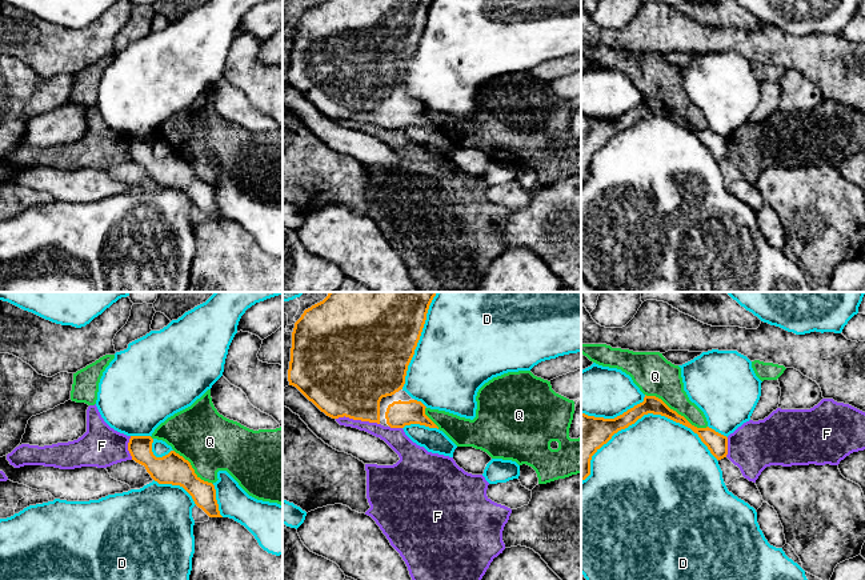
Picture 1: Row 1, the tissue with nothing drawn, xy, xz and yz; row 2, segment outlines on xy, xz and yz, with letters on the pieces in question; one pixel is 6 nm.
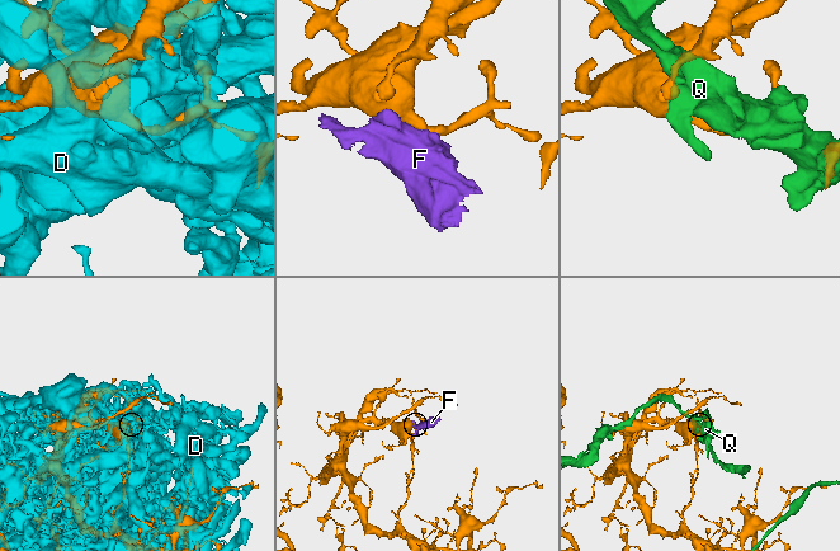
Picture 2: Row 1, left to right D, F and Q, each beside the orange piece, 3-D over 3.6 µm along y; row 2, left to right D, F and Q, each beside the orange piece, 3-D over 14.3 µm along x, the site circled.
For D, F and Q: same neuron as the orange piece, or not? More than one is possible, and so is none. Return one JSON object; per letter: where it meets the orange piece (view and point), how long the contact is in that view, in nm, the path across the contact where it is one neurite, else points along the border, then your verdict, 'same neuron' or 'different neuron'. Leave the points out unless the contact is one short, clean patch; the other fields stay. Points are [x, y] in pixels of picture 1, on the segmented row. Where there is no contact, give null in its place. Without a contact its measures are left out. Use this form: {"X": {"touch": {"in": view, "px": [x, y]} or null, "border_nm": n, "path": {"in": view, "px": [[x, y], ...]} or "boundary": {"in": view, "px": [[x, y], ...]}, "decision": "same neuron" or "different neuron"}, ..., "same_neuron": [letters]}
{"D": {"touch": {"in": "yz", "px": [644, 414]}, "border_nm": 850, "decision": "different neuron"}, "F": {"touch": {"in": "xz", "px": [357, 419]}, "border_nm": 260, "decision": "different neuron"}, "Q": {"touch": {"in": "yz", "px": [675, 411]}, "border_nm": 420, "decision": "different neuron"}, "same_neuron": []}

